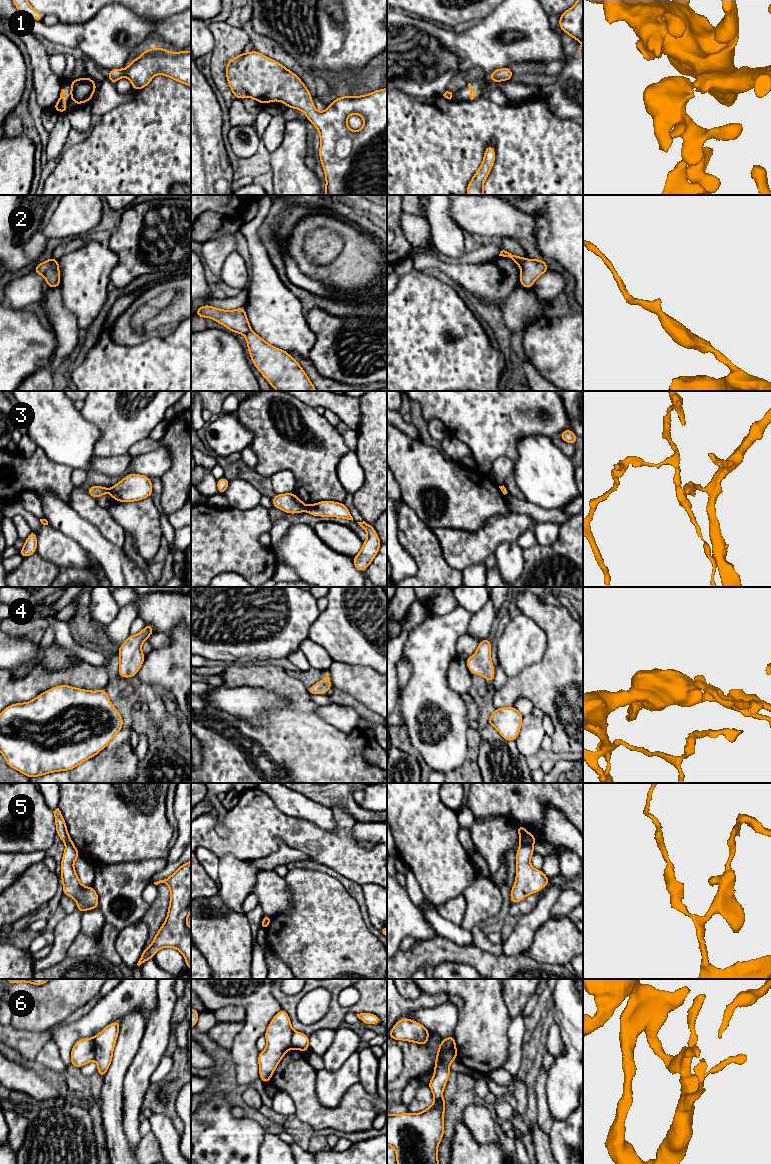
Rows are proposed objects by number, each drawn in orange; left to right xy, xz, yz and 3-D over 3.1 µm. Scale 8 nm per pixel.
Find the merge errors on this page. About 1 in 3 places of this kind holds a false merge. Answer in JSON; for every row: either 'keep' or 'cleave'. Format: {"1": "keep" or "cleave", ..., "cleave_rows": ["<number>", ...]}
{"1": "keep", "2": "cleave", "3": "cleave", "4": "keep", "5": "cleave", "6": "cleave", "cleave_rows": ["2", "3", "5", "6"]}

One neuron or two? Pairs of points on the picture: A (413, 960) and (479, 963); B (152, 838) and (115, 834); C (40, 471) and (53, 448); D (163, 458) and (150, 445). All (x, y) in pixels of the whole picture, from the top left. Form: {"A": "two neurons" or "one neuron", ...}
{"A": "one neuron", "B": "one neuron", "C": "two neurons", "D": "two neurons"}

